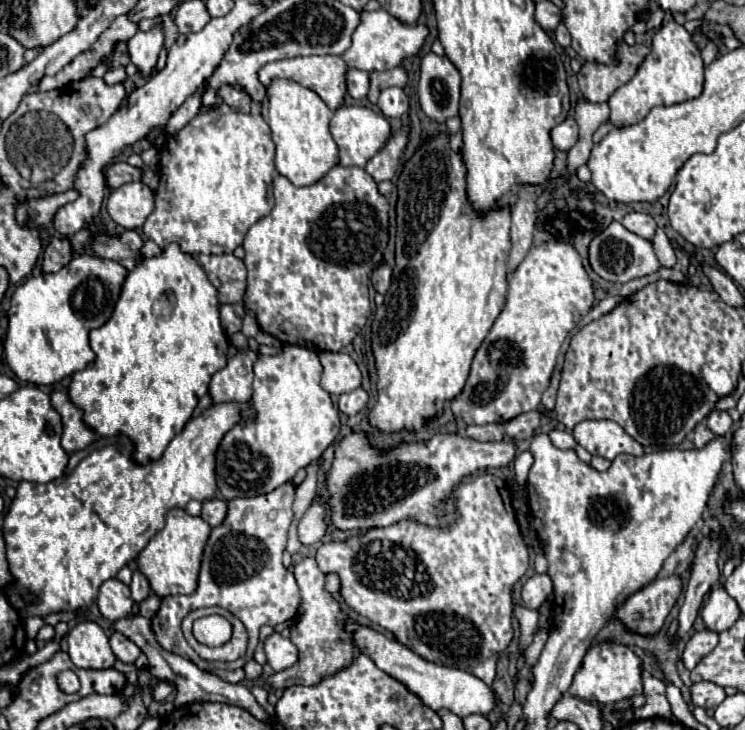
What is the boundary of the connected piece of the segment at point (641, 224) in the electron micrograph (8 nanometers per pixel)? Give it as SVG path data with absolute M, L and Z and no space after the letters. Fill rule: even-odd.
M633 211L633 213L627 213L621 223L623 223L629 231L633 231L635 235L645 237L645 239L651 239L651 237L655 235L655 229L657 229L653 217L647 215L647 213L635 213L635 211Z

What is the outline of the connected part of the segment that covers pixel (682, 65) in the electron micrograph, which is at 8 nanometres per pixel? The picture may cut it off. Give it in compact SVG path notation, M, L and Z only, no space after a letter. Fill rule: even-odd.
M675 21L665 23L653 35L651 53L645 57L635 77L611 95L609 121L617 127L637 123L657 105L675 105L675 103L683 103L683 101L699 97L703 91L703 81L705 81L703 73L705 73L705 65L693 35Z

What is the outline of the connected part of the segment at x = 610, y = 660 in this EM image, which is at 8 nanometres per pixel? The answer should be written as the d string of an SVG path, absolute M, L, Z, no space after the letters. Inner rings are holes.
M611 643L593 645L583 659L581 671L575 673L569 693L585 701L591 701L593 697L601 705L641 695L643 693L643 661L629 647L623 647L623 645L611 645Z

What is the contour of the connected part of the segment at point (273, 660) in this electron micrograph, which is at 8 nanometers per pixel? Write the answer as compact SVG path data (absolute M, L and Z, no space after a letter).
M273 633L265 639L265 653L267 653L267 663L273 667L273 669L287 669L291 665L297 663L297 657L299 657L299 651L297 647L281 637L279 633Z

